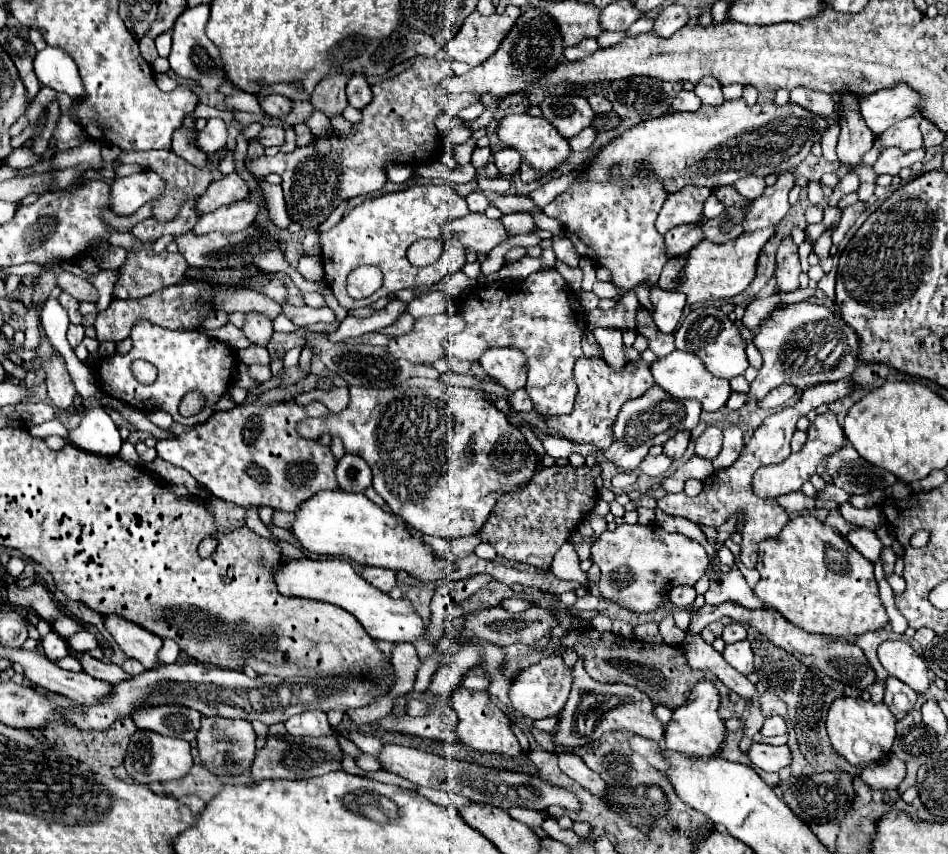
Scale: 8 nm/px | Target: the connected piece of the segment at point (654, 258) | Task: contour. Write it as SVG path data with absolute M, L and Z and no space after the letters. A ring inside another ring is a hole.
M614 166L610 172L610 180L606 182L578 182L570 186L566 192L558 194L550 204L544 206L544 214L556 218L564 226L564 236L572 242L574 250L604 266L612 274L612 282L624 288L626 292L634 292L636 286L646 284L650 288L650 314L656 326L662 332L674 332L684 306L686 296L676 292L666 292L658 288L658 276L668 260L664 236L658 234L654 222L658 212L668 198L666 190L662 190L662 182L650 176L634 176L626 182L620 174L620 168Z

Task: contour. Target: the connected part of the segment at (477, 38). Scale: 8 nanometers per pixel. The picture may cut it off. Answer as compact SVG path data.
M506 6L504 14L492 14L492 16L472 12L464 20L460 32L446 44L448 56L452 60L466 62L470 66L482 64L498 50L502 38L516 24L518 16L520 8L516 6Z

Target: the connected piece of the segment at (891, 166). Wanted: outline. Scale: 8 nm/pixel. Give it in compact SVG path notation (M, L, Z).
M888 148L880 154L878 162L874 164L874 172L876 174L890 174L890 176L898 176L898 172L903 168L922 162L925 157L925 149L912 150L910 152L902 152L898 148Z

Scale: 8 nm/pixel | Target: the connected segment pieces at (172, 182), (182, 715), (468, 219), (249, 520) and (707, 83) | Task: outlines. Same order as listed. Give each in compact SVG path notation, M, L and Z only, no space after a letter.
M150 150L150 152L122 152L116 160L116 164L140 164L142 168L146 170L156 170L158 174L162 174L162 178L166 180L166 190L164 194L156 200L156 208L154 208L154 218L158 220L172 220L174 214L178 212L180 204L188 198L188 196L200 196L202 192L206 192L206 188L210 186L212 182L212 166L206 166L206 168L194 168L190 162L182 160L180 156L176 156L172 150Z
M158 706L158 708L142 708L134 714L134 722L138 728L154 730L164 736L174 736L192 742L200 728L202 714L184 706Z
M468 214L444 226L444 236L458 238L468 250L488 254L494 246L508 238L500 220L490 220L486 214Z
M246 506L244 508L246 510L246 524L256 532L256 534L262 534L262 536L268 536L268 538L274 538L270 532L268 532L268 528L262 524L262 520L258 518L258 512L256 512L256 508L252 508L252 506Z
M702 78L702 82L696 84L694 92L696 92L696 96L700 96L702 104L718 106L720 102L724 102L722 90L720 90L720 82L716 82L714 78Z

